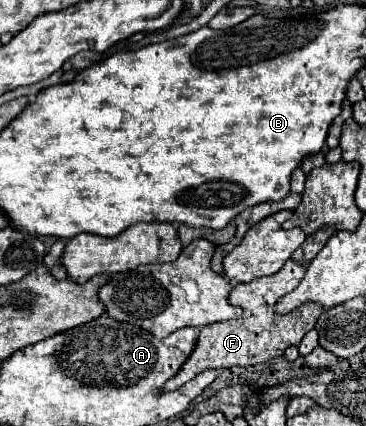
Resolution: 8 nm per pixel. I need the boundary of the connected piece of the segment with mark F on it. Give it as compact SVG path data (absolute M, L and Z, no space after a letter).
M288 260L284 264L284 268L272 276L262 276L258 280L252 280L250 284L236 284L232 290L232 300L234 300L232 304L240 306L246 312L246 318L204 326L198 334L198 346L194 348L194 352L190 354L190 358L186 360L182 370L166 382L164 392L184 386L188 380L198 376L202 370L208 370L208 368L224 370L224 368L232 368L232 366L264 364L272 358L284 356L284 350L288 346L298 346L300 340L304 338L304 334L314 328L316 320L320 318L320 314L326 308L316 304L316 310L292 310L290 314L278 316L274 306L276 306L278 298L282 298L284 294L292 292L298 286L298 282L302 280L304 274L306 274L306 266L302 266L294 260Z

